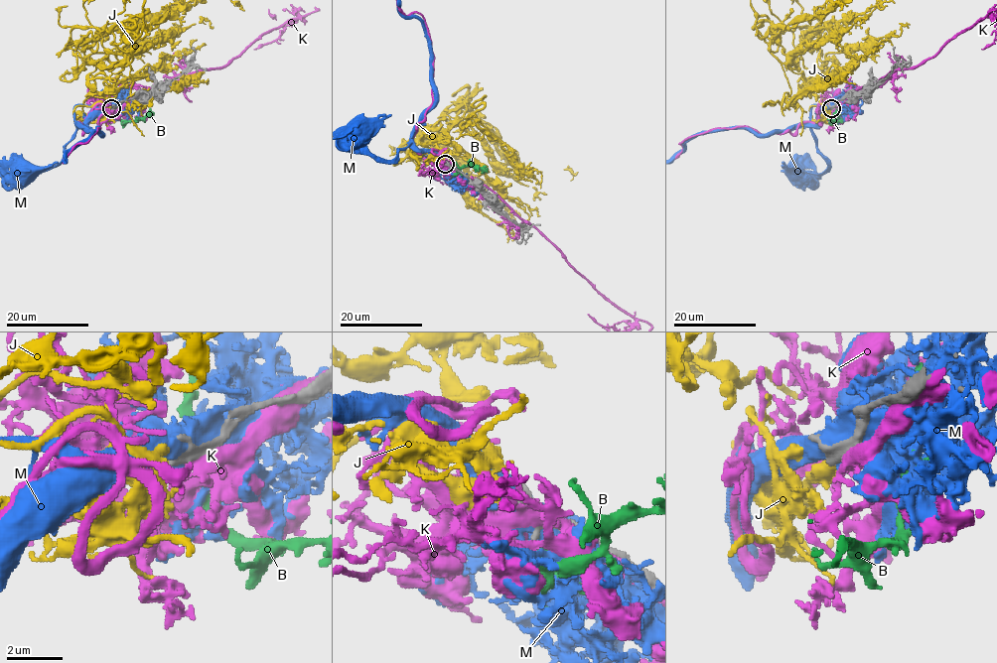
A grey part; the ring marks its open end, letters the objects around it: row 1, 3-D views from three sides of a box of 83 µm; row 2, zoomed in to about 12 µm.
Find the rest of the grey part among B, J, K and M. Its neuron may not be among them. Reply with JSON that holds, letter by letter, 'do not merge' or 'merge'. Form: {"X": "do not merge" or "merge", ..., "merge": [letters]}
{"B": "do not merge", "J": "merge", "K": "do not merge", "M": "do not merge", "merge": ["J"]}

